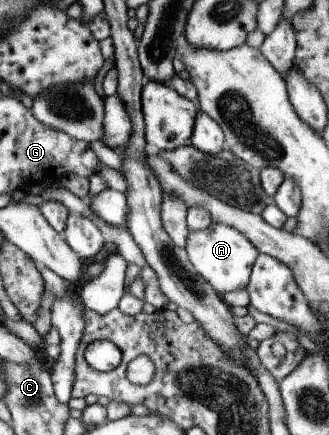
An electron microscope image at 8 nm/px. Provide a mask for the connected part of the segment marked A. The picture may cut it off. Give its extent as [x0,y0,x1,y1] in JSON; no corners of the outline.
[185,222,261,295]

